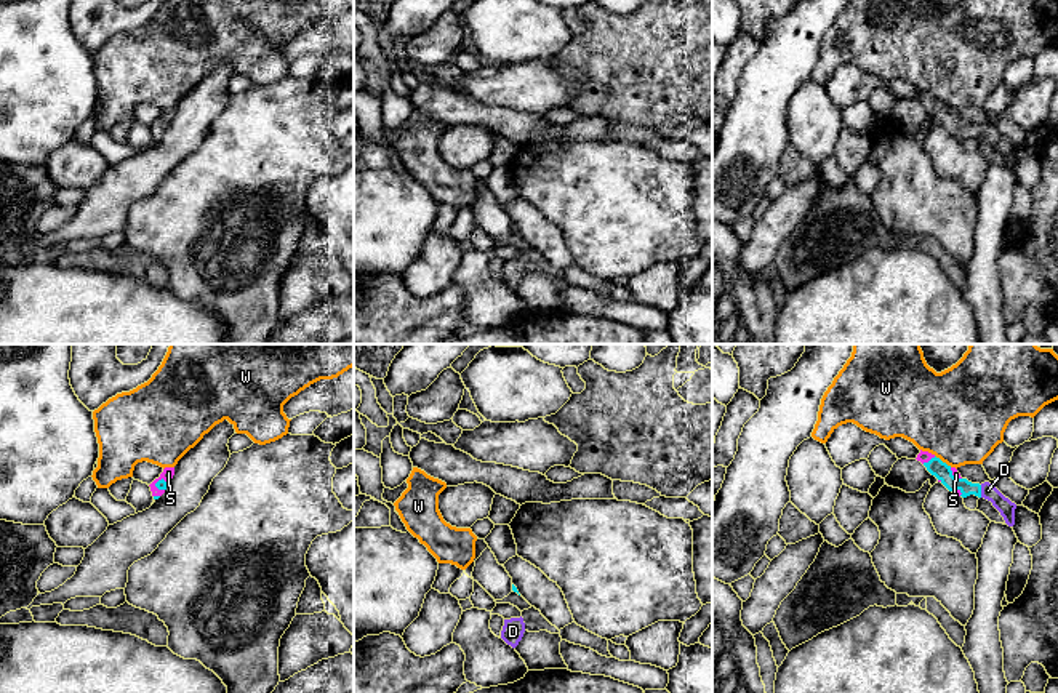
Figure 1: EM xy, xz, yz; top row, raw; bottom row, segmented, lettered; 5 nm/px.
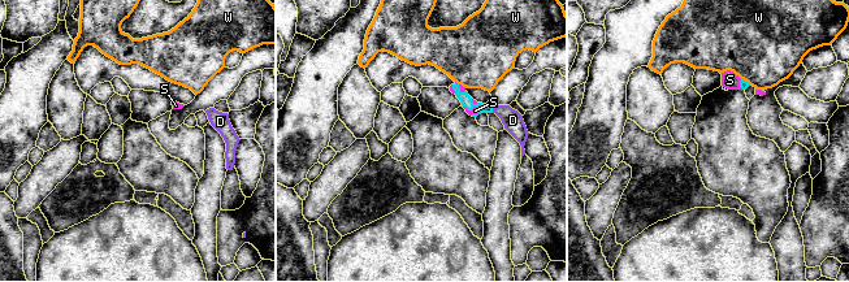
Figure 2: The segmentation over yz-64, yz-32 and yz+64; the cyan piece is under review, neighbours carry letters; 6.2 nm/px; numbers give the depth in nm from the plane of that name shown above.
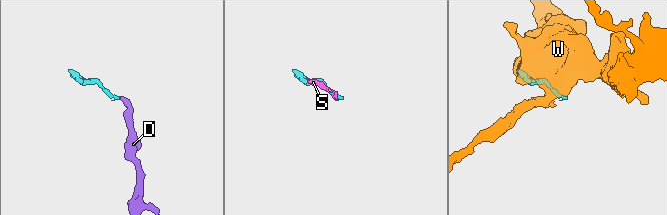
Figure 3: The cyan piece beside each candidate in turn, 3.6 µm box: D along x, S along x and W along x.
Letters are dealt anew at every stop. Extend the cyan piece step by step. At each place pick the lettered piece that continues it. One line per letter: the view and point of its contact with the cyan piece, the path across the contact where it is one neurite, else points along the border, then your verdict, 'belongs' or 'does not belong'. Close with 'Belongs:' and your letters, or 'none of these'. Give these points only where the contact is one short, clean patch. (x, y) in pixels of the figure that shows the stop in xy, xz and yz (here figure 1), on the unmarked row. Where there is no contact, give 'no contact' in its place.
D: meets cyan in yz at (980, 133); runs through yz (941, 112), (954, 125), (980, 133), (988, 132); belongs
S: meets cyan in yz at (930, 101); belongs
W: meets cyan in yz at (941, 103); does not belong
Belongs: D, S

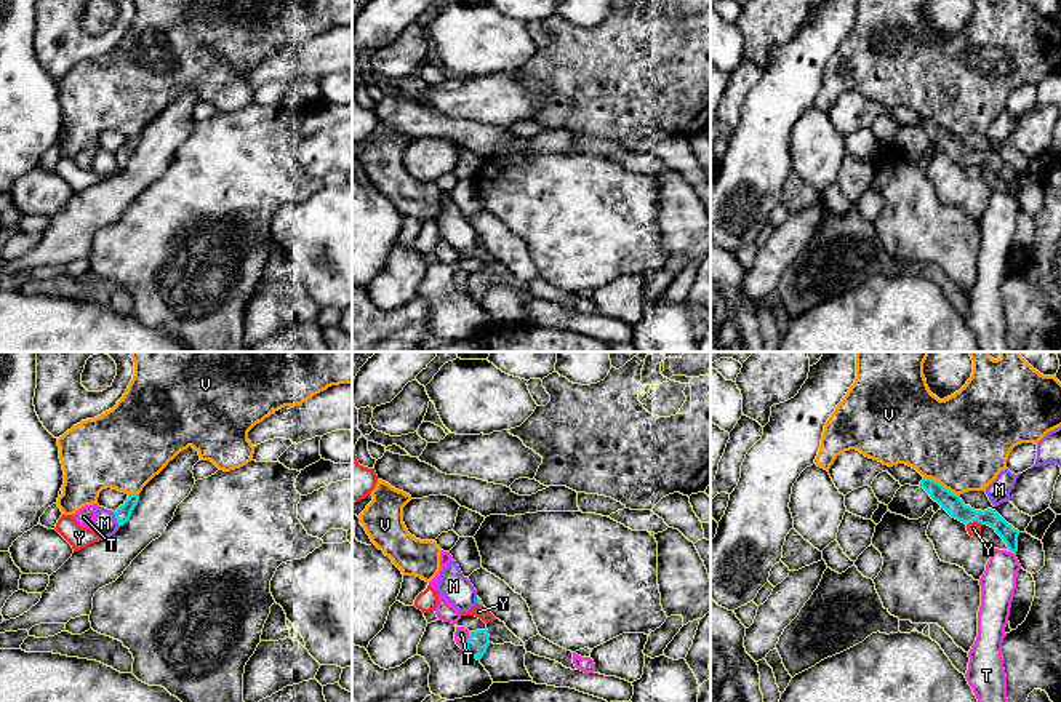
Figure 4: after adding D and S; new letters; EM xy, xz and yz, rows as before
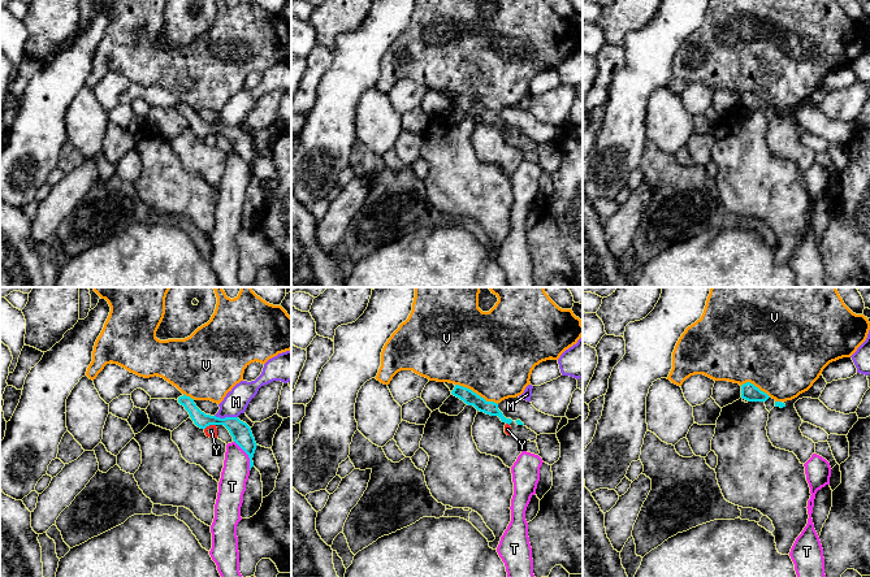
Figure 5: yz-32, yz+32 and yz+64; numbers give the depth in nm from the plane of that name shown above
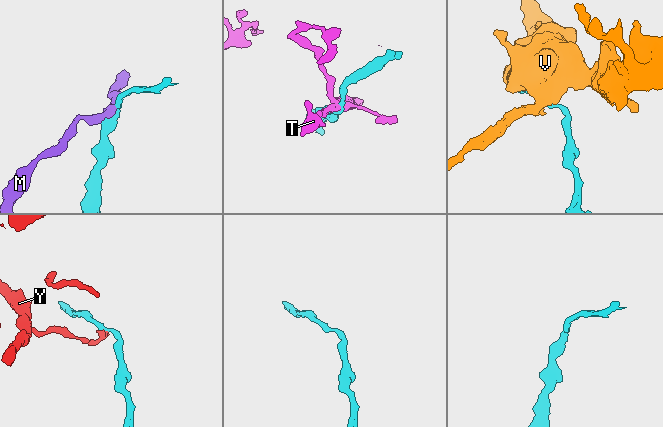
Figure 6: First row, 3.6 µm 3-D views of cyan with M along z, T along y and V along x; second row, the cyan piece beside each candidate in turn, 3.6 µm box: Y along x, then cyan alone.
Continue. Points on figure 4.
M: meets cyan in xy at (116, 159); does not belong
T: meets cyan in xz at (468, 283); does not belong
V: meets cyan in yz at (941, 127); does not belong
Y: meets cyan in yz at (973, 162); border along yz (981, 165), (970, 163), (967, 167); does not belong
Belongs: none of these

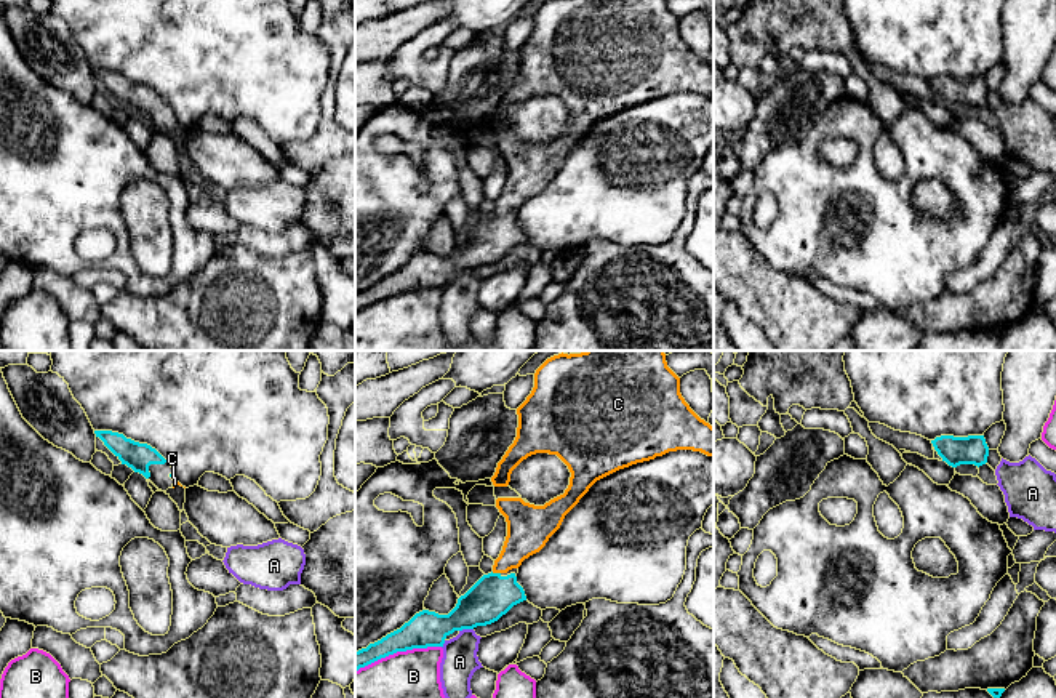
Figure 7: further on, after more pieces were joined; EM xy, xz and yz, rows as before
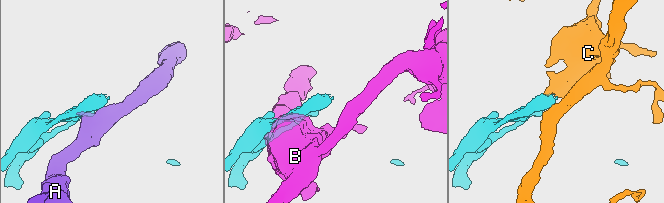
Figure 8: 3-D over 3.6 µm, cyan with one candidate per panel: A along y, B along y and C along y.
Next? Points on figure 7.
A: meets cyan in xz at (466, 269); border along xz (472, 269), (460, 272); does not belong
B: meets cyan in xz at (397, 292); does not belong
C: meets cyan in xz at (496, 215); belongs
Belongs: C

